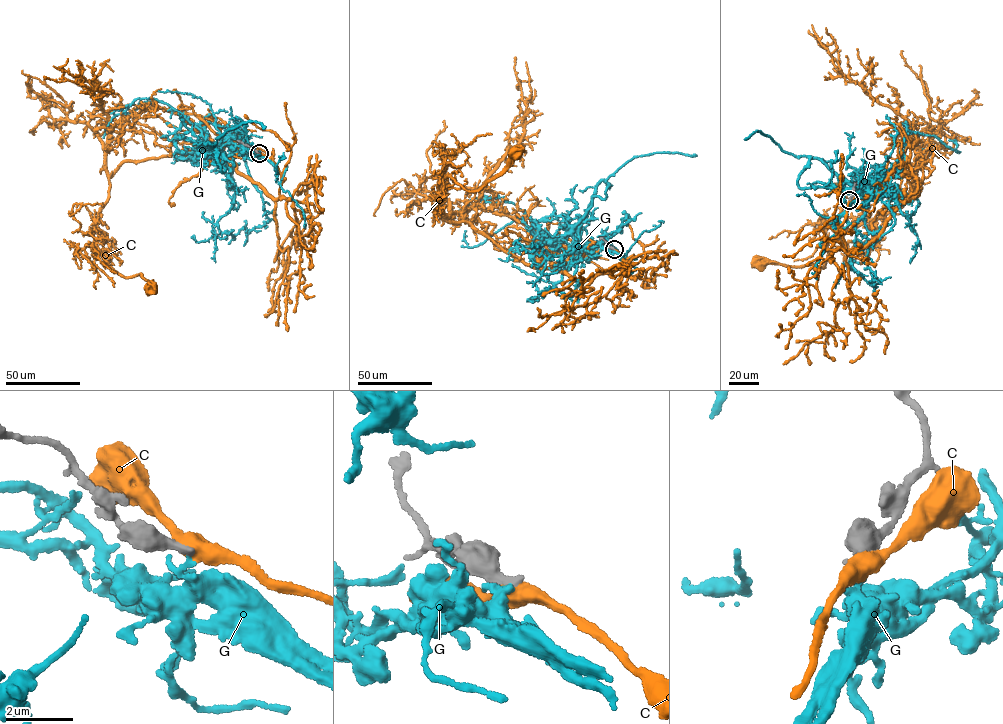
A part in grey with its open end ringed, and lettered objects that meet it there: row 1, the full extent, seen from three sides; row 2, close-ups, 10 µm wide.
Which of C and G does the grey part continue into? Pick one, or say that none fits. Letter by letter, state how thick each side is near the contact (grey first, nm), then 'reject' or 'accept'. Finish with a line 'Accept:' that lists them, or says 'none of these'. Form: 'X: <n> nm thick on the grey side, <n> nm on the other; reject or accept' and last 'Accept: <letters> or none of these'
C: 440 nm thick on the grey side, 480 nm on the other; reject
G: 320 nm thick on the grey side, 200 nm on the other; reject
Accept: none of these

